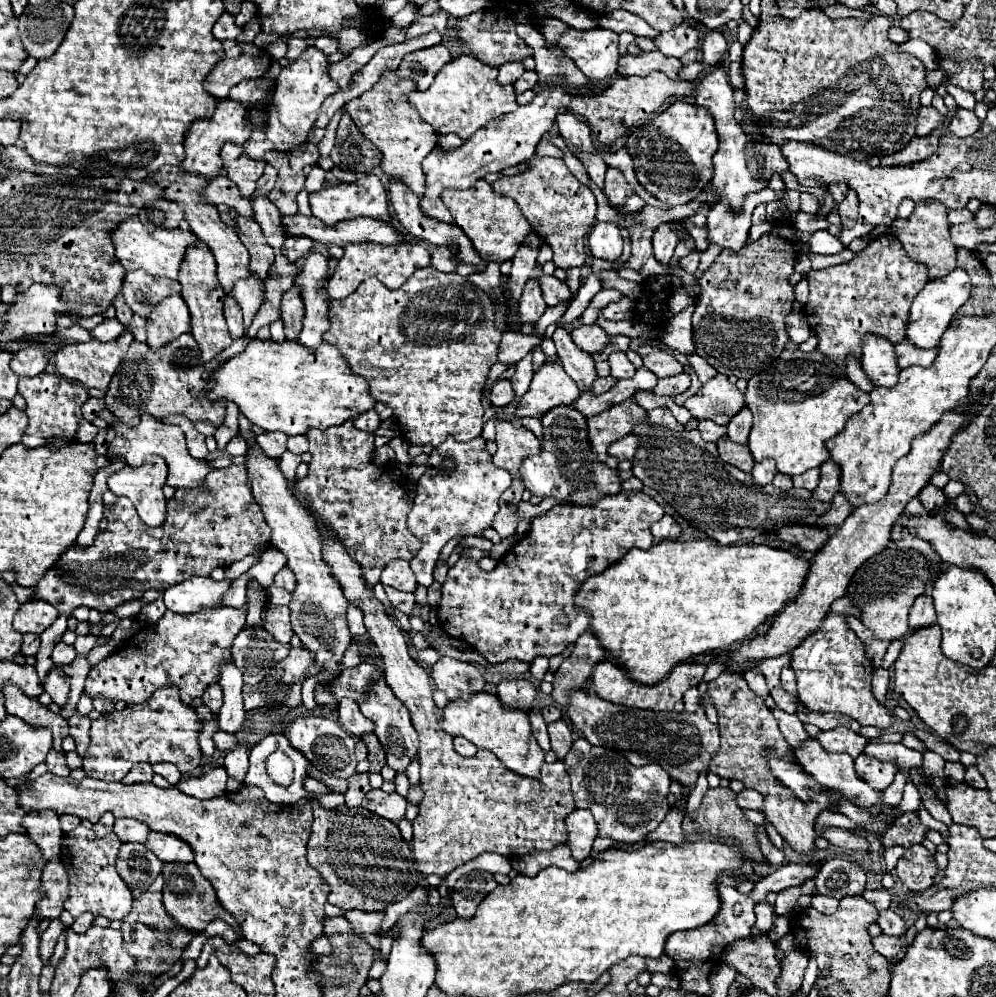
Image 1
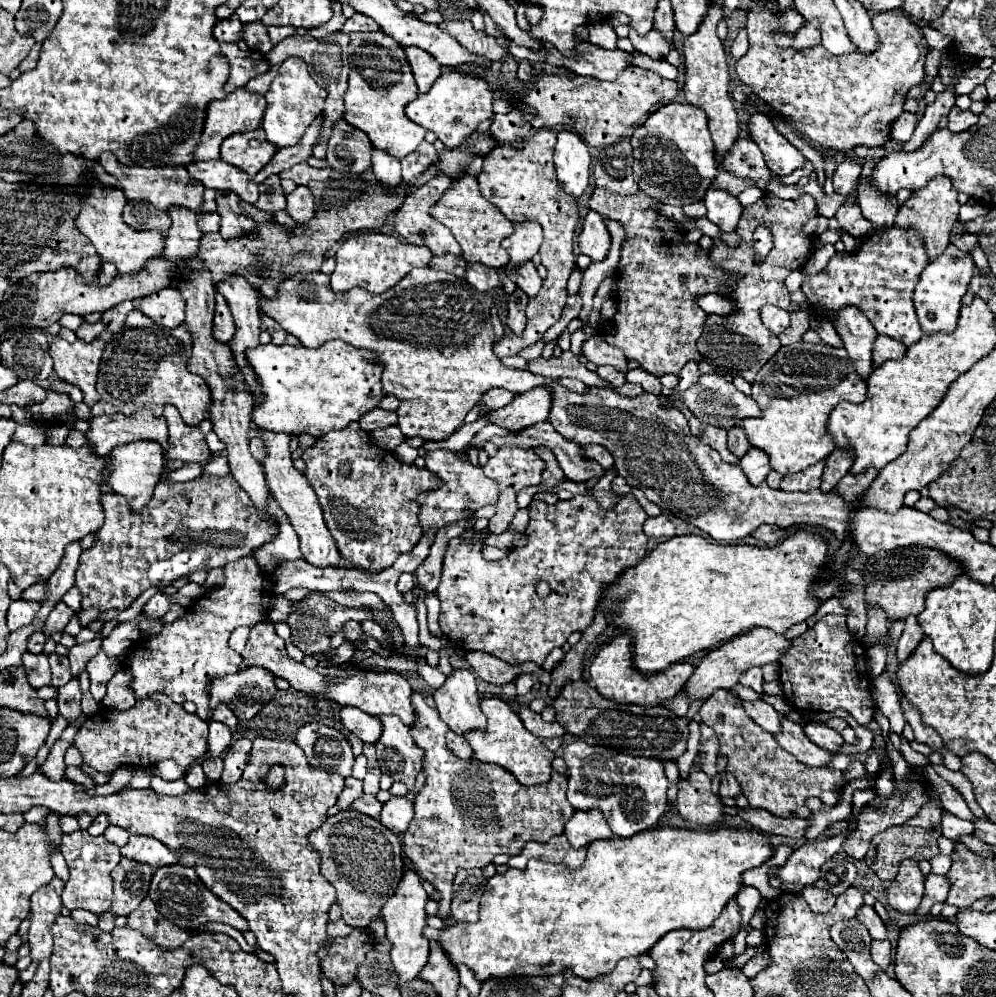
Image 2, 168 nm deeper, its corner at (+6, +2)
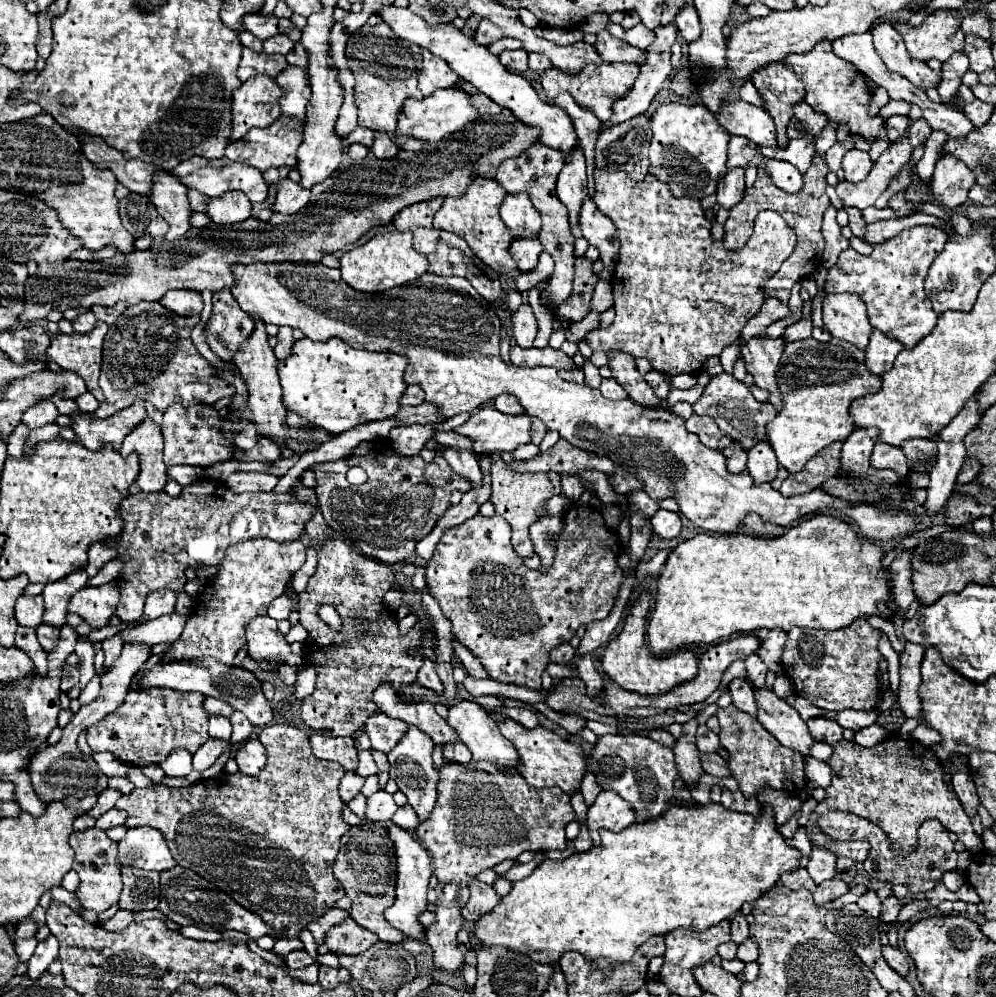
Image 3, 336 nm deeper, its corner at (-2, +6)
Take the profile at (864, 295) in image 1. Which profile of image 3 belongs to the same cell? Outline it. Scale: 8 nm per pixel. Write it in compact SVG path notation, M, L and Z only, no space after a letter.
M924 225L906 229L900 235L874 245L872 255L868 257L856 253L854 249L846 249L840 253L836 265L828 271L826 293L860 295L860 299L866 303L870 325L910 349L934 329L938 319L926 297L924 277L932 261L944 249L946 239L946 229Z

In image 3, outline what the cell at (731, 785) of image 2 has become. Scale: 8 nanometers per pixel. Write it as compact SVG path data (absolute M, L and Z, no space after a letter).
M700 753L700 763L704 765L704 771L718 777L718 779L724 779L730 775L730 769L726 767L726 761L720 757L720 755L702 755Z

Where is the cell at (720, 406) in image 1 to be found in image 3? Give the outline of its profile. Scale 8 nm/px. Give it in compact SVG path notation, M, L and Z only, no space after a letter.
M726 373L712 377L712 381L704 387L702 397L692 405L692 409L696 415L714 417L720 431L726 437L730 437L732 441L736 441L746 451L752 449L756 443L768 439L766 425L768 425L768 421L772 421L772 417L776 417L776 409L772 405L758 403L742 381L736 381L732 375L726 375Z

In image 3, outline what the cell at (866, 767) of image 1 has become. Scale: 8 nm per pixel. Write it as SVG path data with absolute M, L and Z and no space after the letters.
M734 705L728 709L718 709L720 721L720 745L728 751L728 769L730 775L738 781L740 791L746 797L756 795L762 787L772 789L800 789L804 787L804 755L794 749L788 749L776 741L772 733L768 733L756 717L738 711Z

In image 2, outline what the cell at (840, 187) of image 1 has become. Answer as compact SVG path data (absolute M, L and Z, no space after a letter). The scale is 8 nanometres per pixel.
M850 159L842 161L832 175L834 191L840 195L850 195L856 189L856 181L860 177L860 171L862 171L862 167L858 163L854 163Z

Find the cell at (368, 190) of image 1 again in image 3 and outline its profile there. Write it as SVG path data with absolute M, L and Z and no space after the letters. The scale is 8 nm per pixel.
M280 179L276 183L276 201L272 203L274 213L292 215L298 213L310 199L310 191L302 189L298 183L290 179Z

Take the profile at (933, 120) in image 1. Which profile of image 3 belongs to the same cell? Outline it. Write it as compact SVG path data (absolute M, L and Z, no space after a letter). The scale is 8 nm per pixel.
M894 115L894 117L886 119L886 123L884 123L886 141L894 143L894 141L898 141L902 135L906 135L908 123L910 123L910 119L908 119L908 117L902 117L902 115Z

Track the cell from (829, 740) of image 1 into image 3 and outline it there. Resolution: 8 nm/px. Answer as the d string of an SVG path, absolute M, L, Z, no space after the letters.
M826 717L808 719L808 729L810 729L810 735L814 737L814 741L834 745L842 739L842 727L834 719L826 719Z

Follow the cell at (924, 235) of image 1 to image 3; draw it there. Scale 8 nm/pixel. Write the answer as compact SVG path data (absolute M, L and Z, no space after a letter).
M940 157L932 175L932 195L948 209L962 205L968 199L970 187L976 183L976 175L968 165L956 161L956 157Z

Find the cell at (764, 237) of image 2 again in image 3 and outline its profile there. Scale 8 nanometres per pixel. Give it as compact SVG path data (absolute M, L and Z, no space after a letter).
M596 169L594 177L594 203L618 229L620 257L614 269L616 281L612 283L616 319L608 329L590 331L584 341L594 351L622 351L634 359L644 357L656 371L672 377L678 373L700 371L702 363L708 357L720 355L724 347L734 343L746 321L760 311L766 301L766 293L762 291L764 283L794 251L796 233L776 211L762 211L756 217L756 231L746 247L732 251L726 249L722 241L712 239L712 223L704 217L704 209L698 199L674 197L668 185L652 173L648 173L640 183L632 183L632 179L620 171L608 173Z

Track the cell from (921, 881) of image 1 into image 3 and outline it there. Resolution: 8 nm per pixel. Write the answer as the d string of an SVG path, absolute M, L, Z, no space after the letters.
M892 895L892 897L888 897L888 899L884 899L882 901L882 913L880 913L880 921L884 921L884 923L892 923L894 919L896 919L896 915L898 915L898 911L902 909L902 905L898 903L898 899Z

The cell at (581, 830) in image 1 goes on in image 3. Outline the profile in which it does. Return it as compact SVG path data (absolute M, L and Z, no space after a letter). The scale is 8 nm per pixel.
M606 789L596 797L594 805L588 807L586 821L592 835L592 843L600 845L600 827L606 827L610 831L622 831L624 827L634 823L632 805L628 805L618 793L612 793L612 789Z

